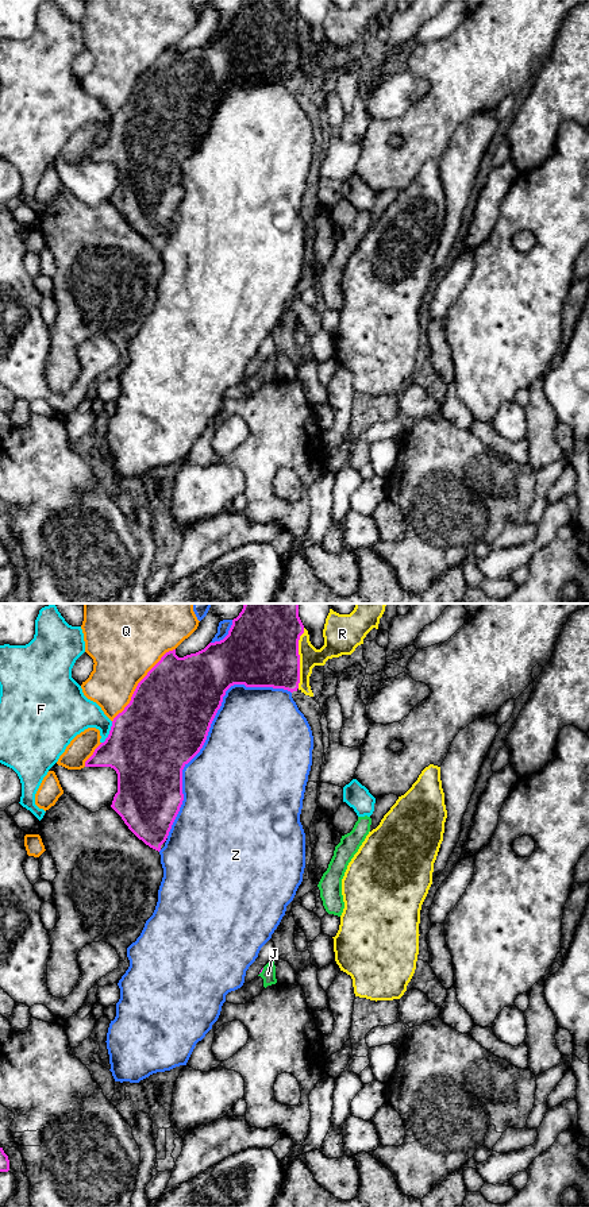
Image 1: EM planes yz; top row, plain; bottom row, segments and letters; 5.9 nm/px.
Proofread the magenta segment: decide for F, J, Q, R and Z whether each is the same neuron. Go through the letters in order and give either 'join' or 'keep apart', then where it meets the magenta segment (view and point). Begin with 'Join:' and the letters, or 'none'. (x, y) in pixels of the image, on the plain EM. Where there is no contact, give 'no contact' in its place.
Join: J
F: keep apart | yz (110, 127)
J: join | yz (261, 366)
Q: keep apart | yz (138, 78)
R: keep apart | yz (299, 53)
Z: keep apart | yz (207, 128)

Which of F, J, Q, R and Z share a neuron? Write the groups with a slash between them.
F / J / Q / R / Z

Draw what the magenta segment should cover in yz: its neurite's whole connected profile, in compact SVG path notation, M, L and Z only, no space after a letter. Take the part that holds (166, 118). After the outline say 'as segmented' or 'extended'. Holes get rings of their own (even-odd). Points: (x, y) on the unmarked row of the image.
M243 0L223 35L209 38L204 45L184 53L178 53L176 45L166 47L138 78L130 99L113 113L108 132L85 157L85 162L111 162L116 166L118 188L111 203L146 240L159 247L166 236L184 196L182 165L203 143L226 86L234 80L297 86L299 35L303 28L299 0Z | as segmented

